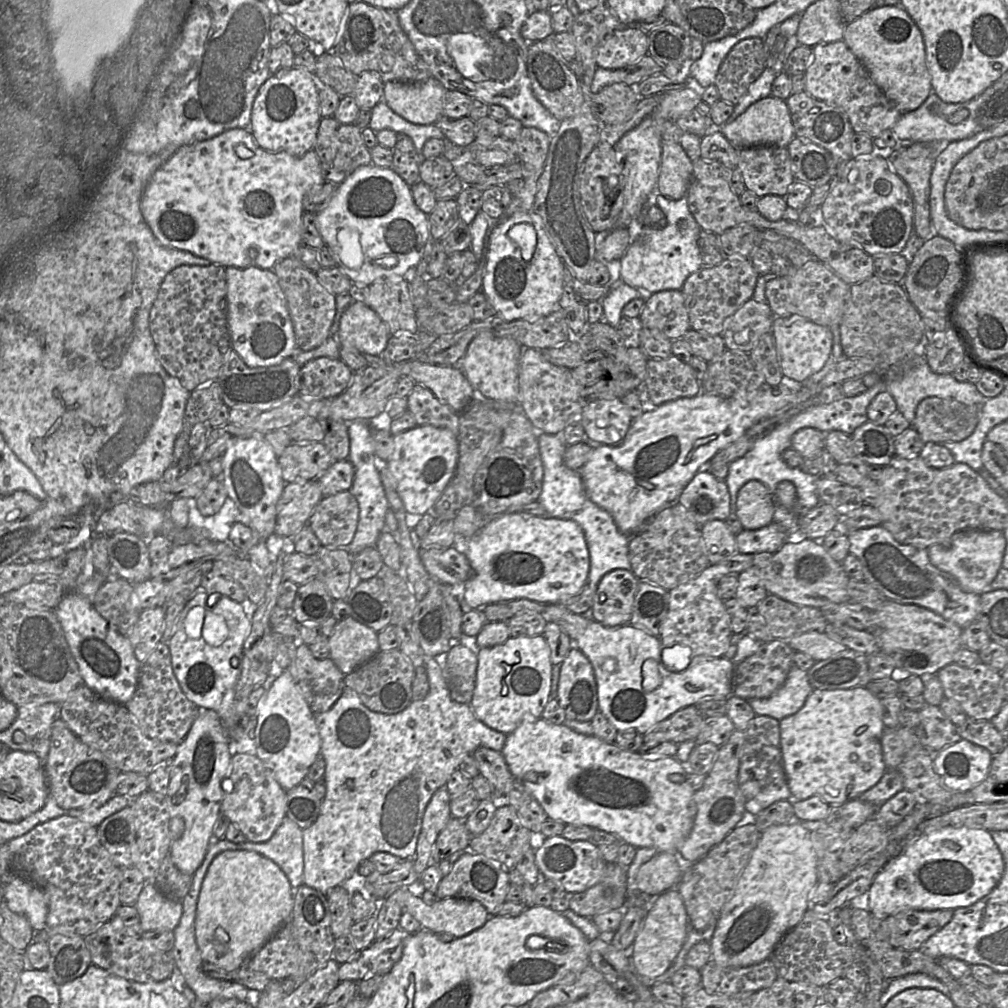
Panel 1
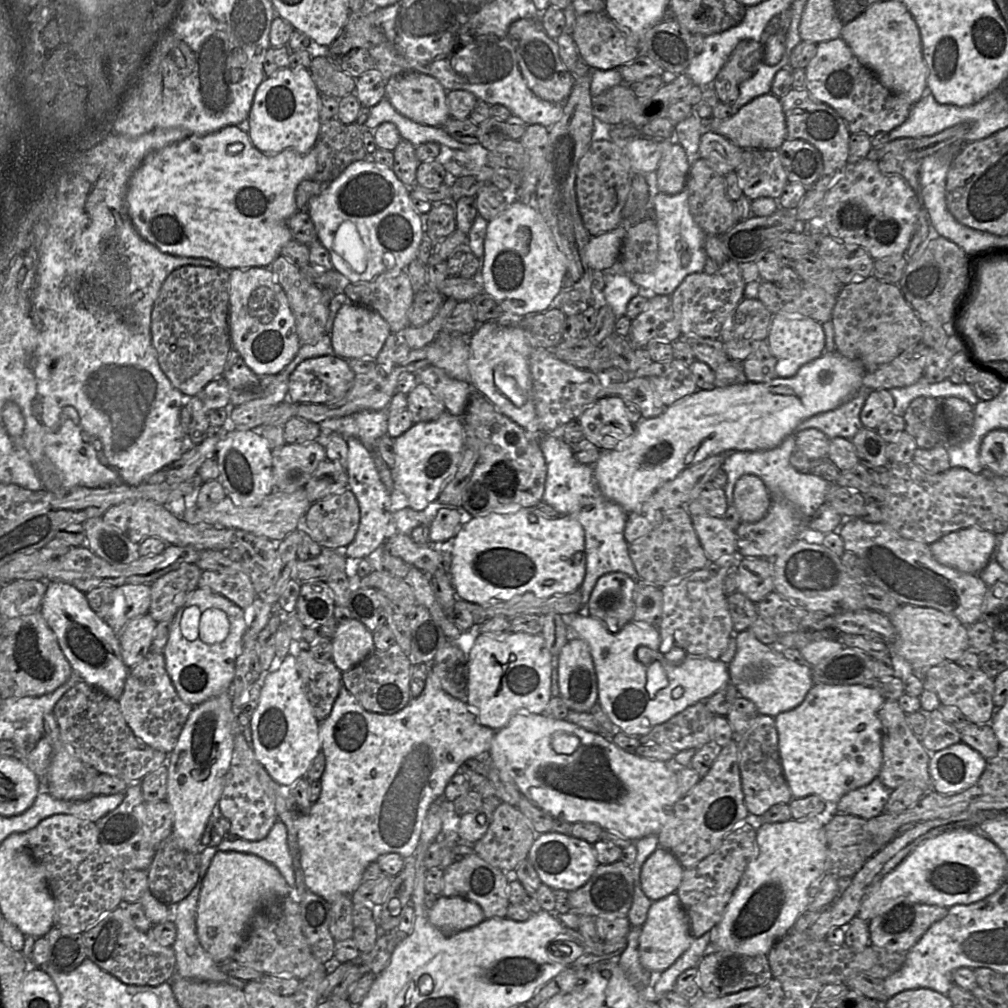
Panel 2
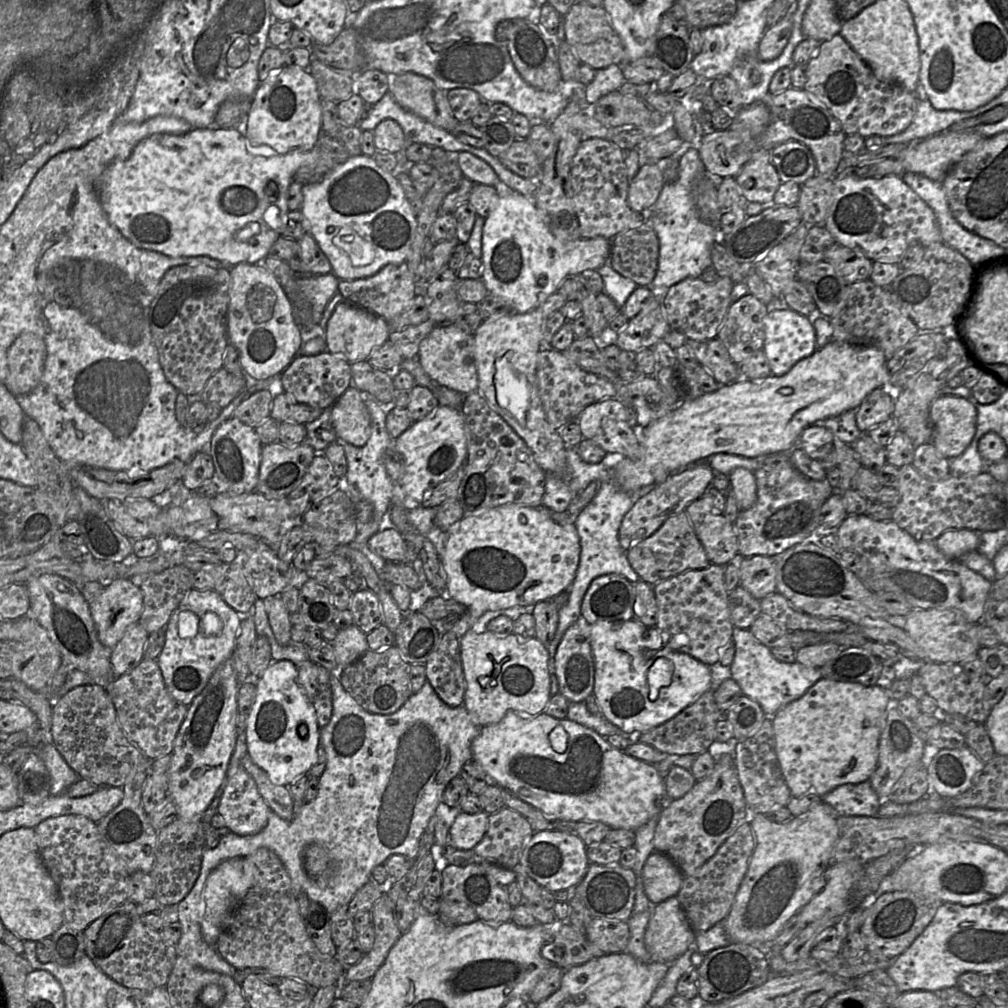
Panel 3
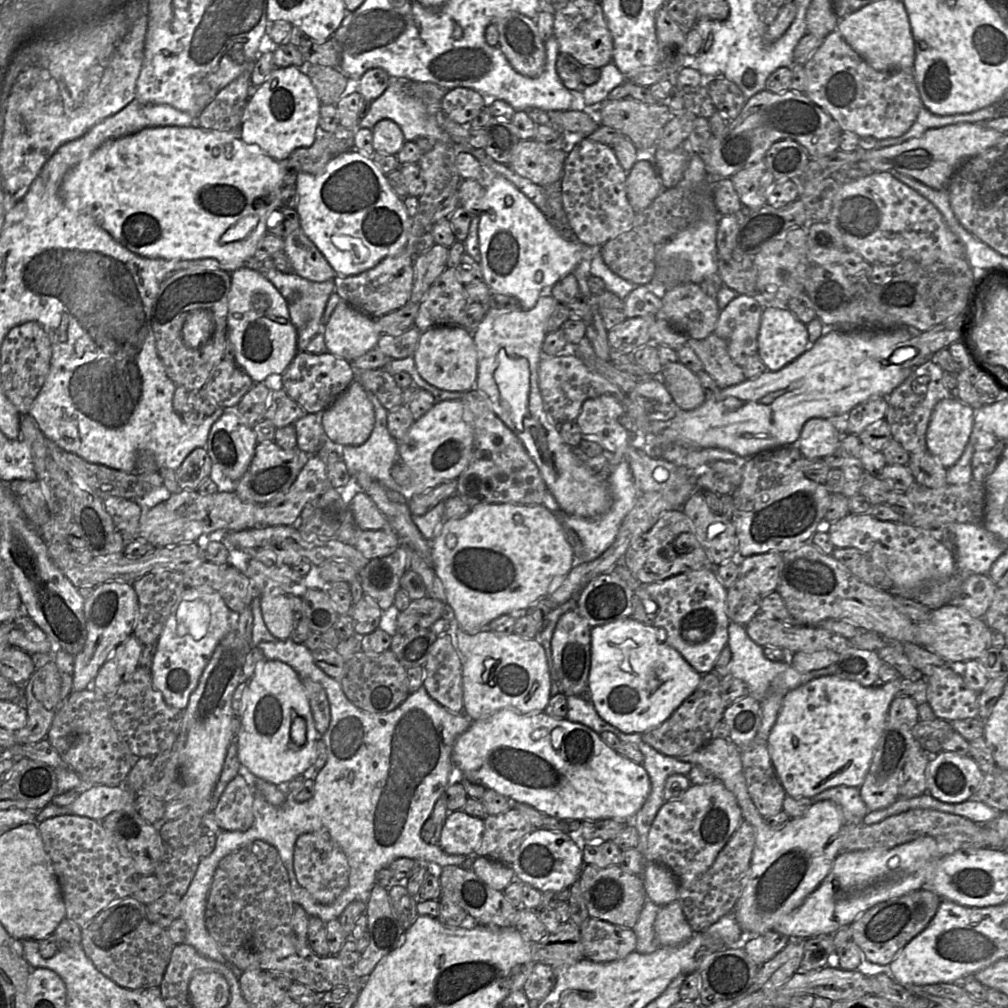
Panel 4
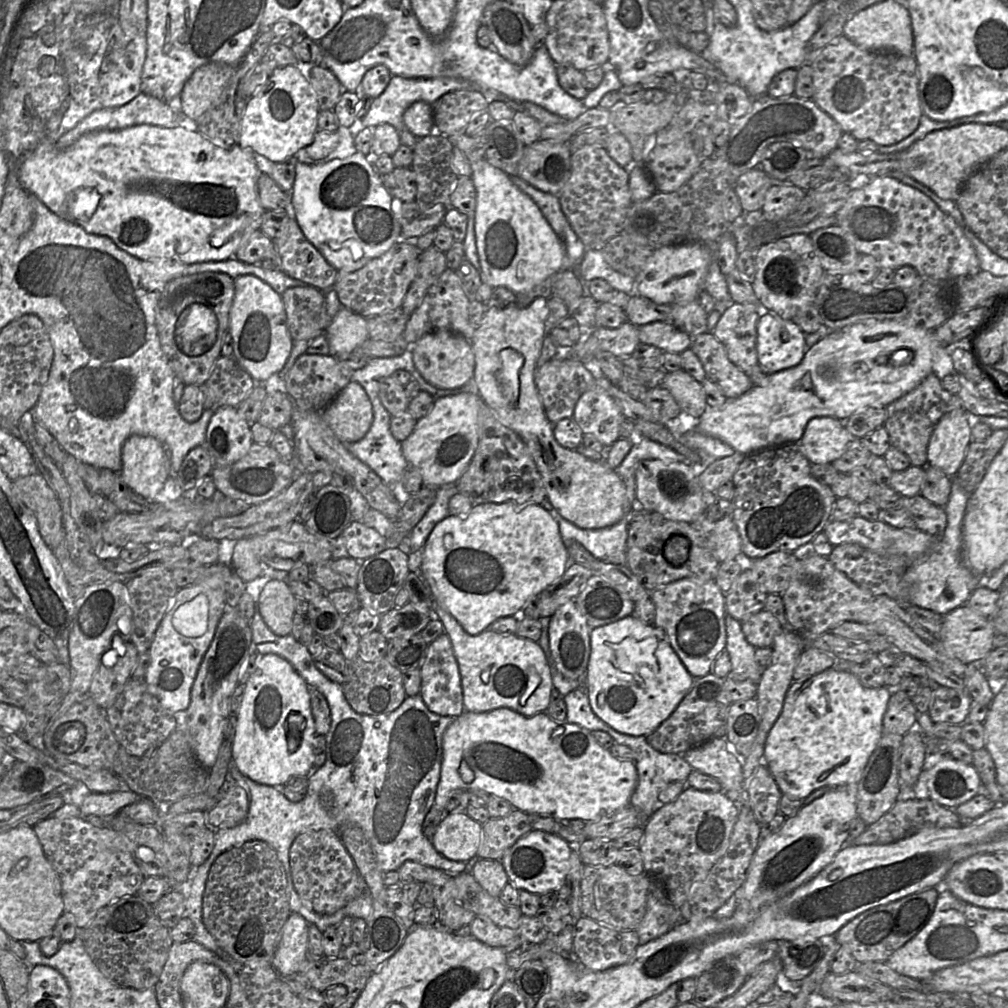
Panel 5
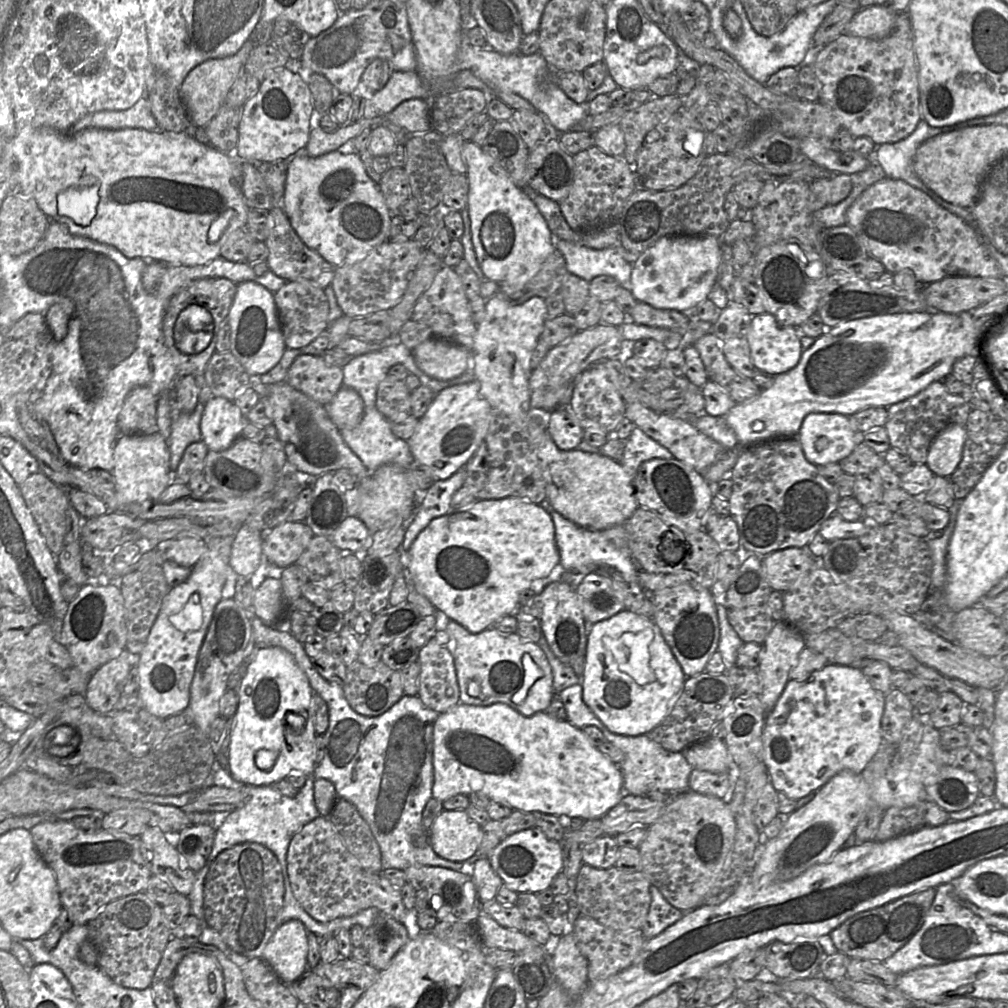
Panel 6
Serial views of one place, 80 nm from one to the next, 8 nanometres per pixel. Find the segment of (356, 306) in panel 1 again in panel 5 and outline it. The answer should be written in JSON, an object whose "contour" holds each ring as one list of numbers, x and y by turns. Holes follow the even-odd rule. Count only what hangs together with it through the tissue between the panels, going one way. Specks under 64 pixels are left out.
{"contour":[[341,307,325,329,330,355,349,353,369,339,367,318]]}

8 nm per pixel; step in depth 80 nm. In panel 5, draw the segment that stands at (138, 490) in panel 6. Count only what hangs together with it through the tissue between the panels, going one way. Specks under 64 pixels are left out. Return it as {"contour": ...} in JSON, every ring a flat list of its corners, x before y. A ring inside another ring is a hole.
{"contour":[[130,436,122,447,122,468,119,474,124,484,136,494,146,499,155,497,170,477,170,462,162,443,152,436]]}

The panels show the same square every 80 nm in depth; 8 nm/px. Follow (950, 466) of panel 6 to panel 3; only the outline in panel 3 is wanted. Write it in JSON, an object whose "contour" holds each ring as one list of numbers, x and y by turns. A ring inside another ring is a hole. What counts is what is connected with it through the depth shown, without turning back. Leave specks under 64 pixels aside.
{"contour":[[941,395,931,405,932,444,944,457,961,455,977,427,977,406,972,398]]}

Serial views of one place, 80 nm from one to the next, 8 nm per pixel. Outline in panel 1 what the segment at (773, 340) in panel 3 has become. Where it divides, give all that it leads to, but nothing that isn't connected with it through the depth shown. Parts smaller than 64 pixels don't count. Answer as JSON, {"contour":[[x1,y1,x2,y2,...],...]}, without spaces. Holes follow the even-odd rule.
{"contour":[[800,315,774,317,771,333,775,340,776,350,782,373,785,377,801,383,820,372,828,363,833,363,833,333,827,326,822,326]]}

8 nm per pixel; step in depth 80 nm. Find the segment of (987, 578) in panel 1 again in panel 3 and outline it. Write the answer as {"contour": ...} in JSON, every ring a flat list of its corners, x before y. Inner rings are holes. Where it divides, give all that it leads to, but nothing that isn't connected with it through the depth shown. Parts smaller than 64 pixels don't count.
{"contour":[[970,529,948,530,935,540,937,548,949,559,959,560,962,555,977,551,981,532]]}

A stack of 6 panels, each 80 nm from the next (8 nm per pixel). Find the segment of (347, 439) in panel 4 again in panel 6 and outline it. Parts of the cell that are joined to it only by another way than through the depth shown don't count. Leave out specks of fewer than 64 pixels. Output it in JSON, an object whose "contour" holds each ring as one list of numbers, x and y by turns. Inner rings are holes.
{"contour":[[342,387,325,407,339,430,355,428,363,419,363,399,356,390,349,387]]}

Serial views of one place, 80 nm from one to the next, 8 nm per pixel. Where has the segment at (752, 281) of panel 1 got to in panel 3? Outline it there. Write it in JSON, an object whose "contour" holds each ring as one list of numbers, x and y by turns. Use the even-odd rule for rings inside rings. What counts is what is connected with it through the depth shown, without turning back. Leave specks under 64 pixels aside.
{"contour":[[719,277,714,283,706,283,699,278,686,278,685,280,669,287,664,292,658,292,663,314,671,330,680,334,685,339,696,341,711,340,717,337,718,331,725,319,727,311,732,304,731,293,735,283,729,277]]}

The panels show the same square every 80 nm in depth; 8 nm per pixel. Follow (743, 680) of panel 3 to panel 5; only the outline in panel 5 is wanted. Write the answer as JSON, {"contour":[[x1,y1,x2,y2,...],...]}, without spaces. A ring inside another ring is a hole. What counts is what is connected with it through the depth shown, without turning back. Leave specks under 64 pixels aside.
{"contour":[[726,614,726,646,732,671,745,675,748,679,757,682,760,680,765,667,755,660,756,648,746,640,741,622]]}

